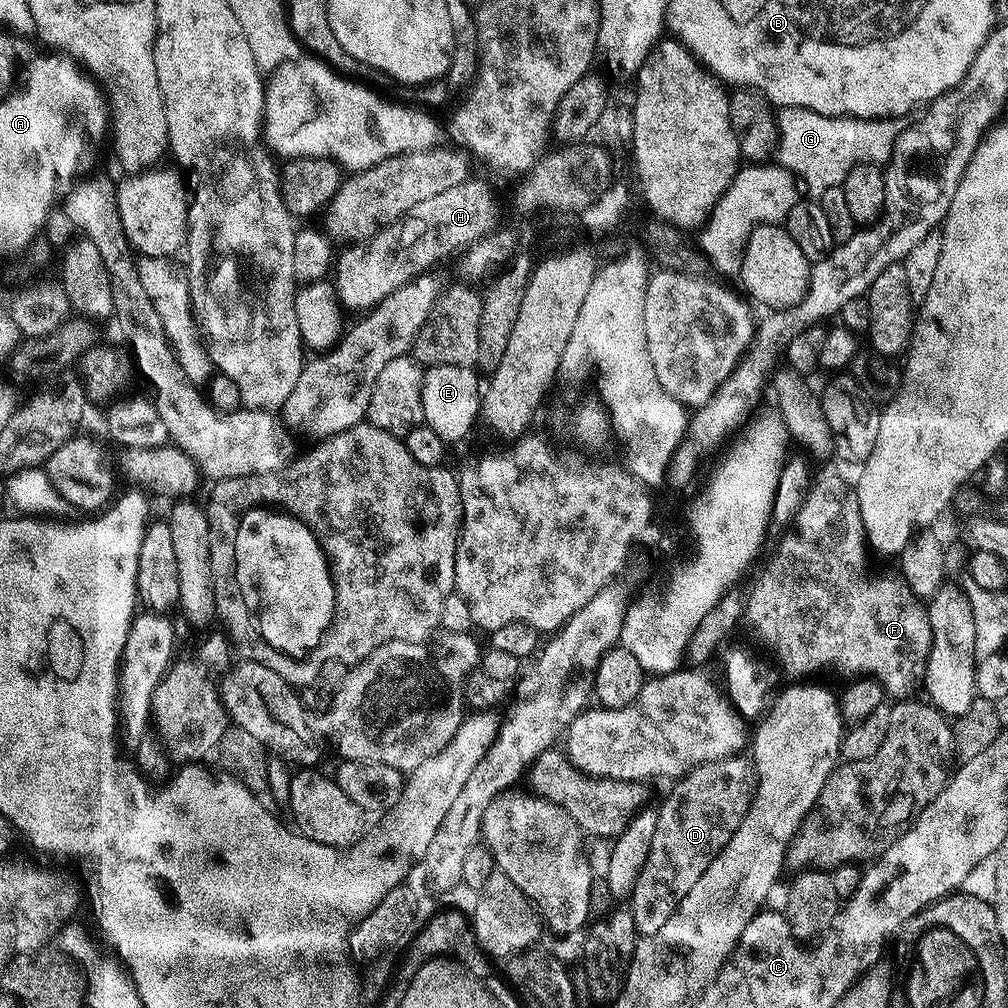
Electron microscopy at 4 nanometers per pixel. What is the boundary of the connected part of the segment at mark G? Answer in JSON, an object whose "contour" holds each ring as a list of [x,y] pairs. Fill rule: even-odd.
{"contour":[[[786,108],[779,113],[779,139],[778,158],[779,163],[789,170],[797,170],[803,164],[804,176],[812,184],[820,184],[821,189],[834,188],[843,185],[846,174],[856,164],[871,164],[868,156],[884,156],[884,152],[892,152],[888,145],[894,141],[894,130],[887,124],[884,118],[865,118],[855,114],[851,116],[827,116],[809,108]]]}

